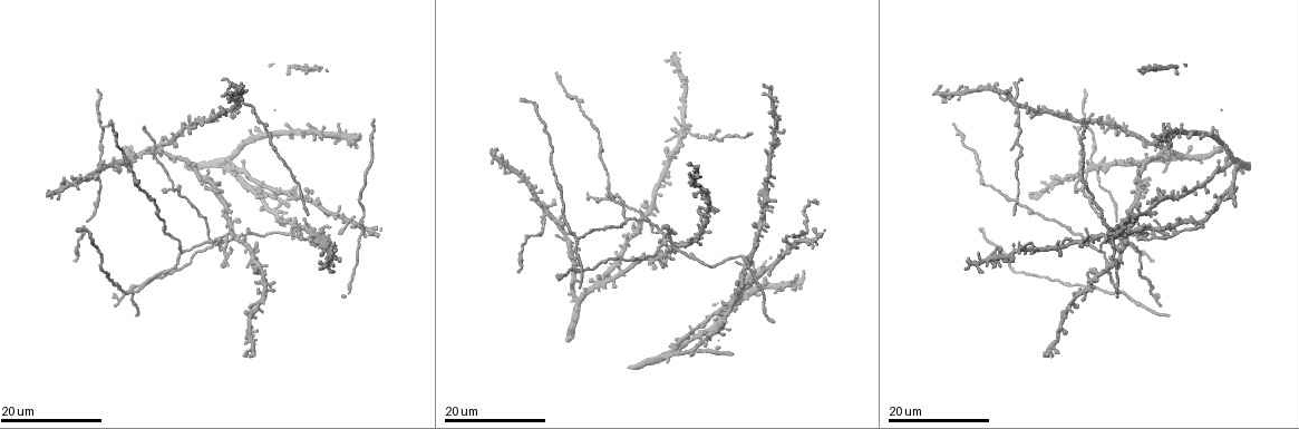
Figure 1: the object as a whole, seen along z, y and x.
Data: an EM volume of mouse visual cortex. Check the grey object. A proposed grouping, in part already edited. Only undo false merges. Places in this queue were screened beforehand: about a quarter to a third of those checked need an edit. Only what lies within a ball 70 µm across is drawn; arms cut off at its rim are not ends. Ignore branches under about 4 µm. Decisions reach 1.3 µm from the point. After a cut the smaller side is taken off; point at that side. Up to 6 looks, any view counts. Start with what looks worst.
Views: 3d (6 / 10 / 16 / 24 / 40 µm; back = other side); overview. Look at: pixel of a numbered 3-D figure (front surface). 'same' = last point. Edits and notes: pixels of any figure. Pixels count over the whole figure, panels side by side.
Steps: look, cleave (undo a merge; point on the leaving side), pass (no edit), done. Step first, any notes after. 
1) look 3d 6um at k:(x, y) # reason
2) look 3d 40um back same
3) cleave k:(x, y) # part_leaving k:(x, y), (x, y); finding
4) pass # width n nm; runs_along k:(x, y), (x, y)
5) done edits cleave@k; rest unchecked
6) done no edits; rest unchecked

look 3d 16um at 1:(101, 165) # three arms meet

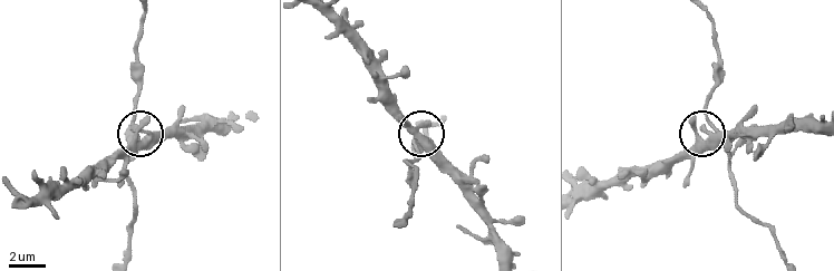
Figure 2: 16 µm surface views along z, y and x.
look 3d 10um at 2:(135, 130)

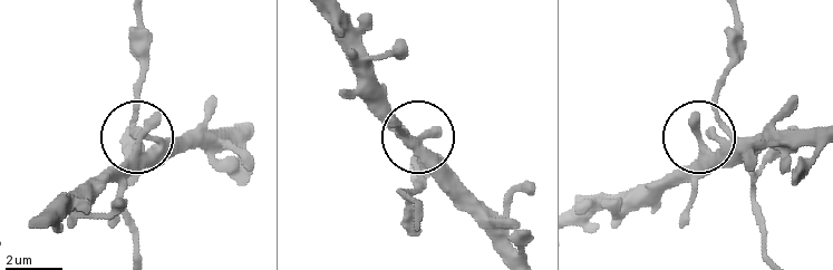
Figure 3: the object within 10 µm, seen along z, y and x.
pass # side_arm 17 um; runs_along 3:(247, 127), (138, 140), (138, 56); one neuron here

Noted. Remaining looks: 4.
look 3d 24um at 1:(685, 132) # four arms meet

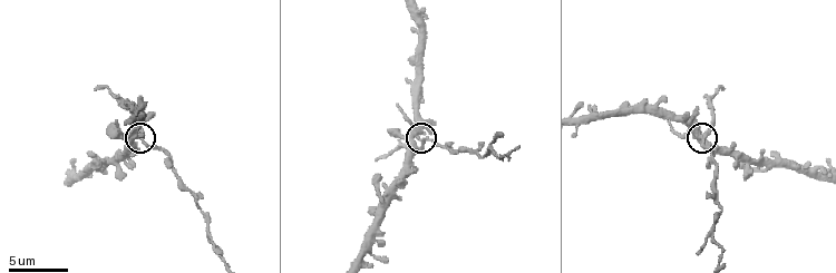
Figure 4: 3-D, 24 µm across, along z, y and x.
look 3d 6um at 4:(419, 139)

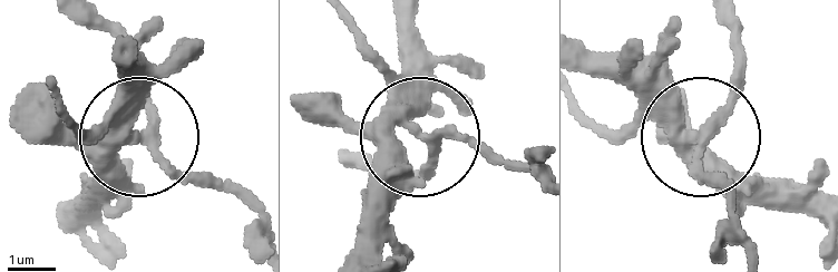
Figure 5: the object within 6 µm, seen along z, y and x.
cleave 5:(429, 167) # part_leaving 5:(412, 128), (491, 148), (539, 176); a second neuron is stuck on

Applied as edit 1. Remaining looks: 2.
done edits cleave@5; rest unchecked

